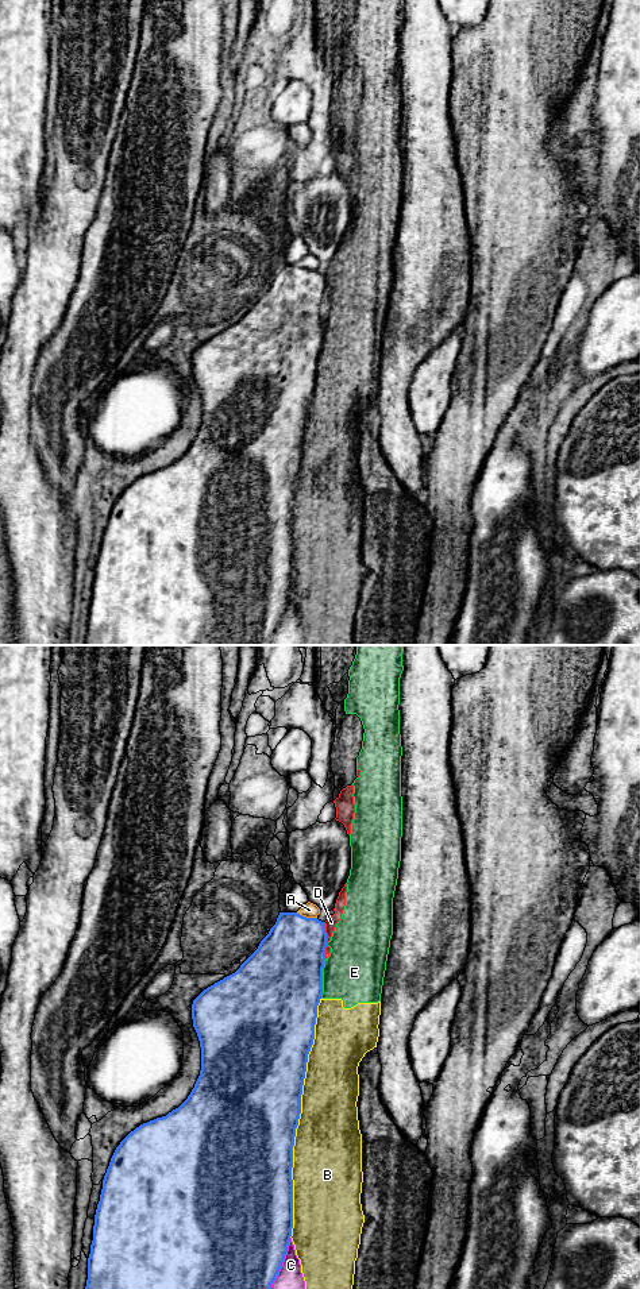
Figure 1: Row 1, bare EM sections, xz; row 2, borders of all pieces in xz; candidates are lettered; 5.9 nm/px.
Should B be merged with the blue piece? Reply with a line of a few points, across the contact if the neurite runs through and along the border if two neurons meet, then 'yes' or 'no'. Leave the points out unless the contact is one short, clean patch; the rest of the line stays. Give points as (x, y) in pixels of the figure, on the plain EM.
no

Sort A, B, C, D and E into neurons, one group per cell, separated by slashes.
A / B D E / C

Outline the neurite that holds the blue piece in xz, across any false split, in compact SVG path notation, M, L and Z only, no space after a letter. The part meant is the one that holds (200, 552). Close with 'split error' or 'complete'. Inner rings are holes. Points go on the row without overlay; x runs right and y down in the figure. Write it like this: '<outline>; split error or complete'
M279 265L275 277L240 320L204 341L192 356L193 379L201 400L201 422L188 451L166 468L140 476L116 499L103 532L88 610L85 645L269 645L285 611L293 580L293 498L301 466L308 406L315 391L323 347L325 275L297 265Z; complete

